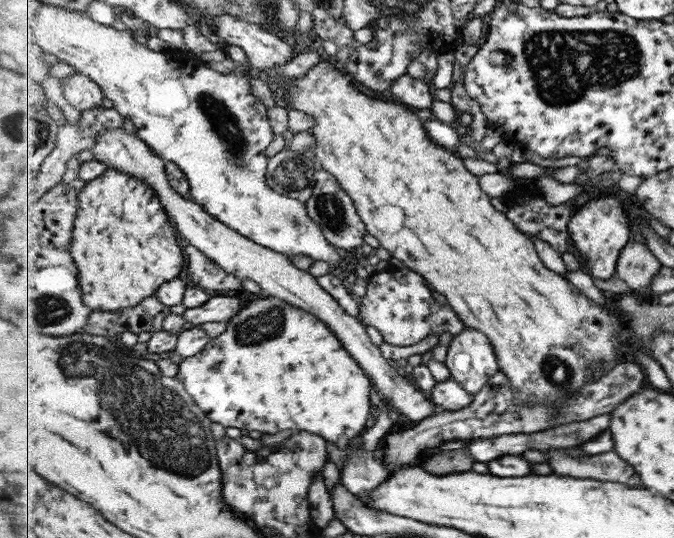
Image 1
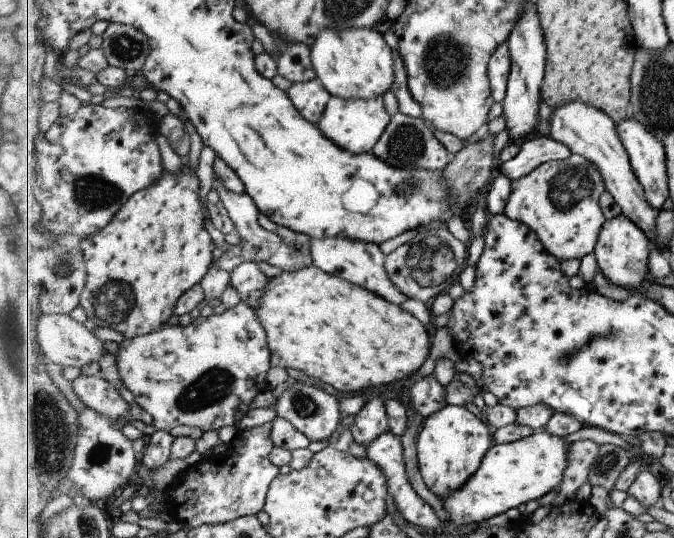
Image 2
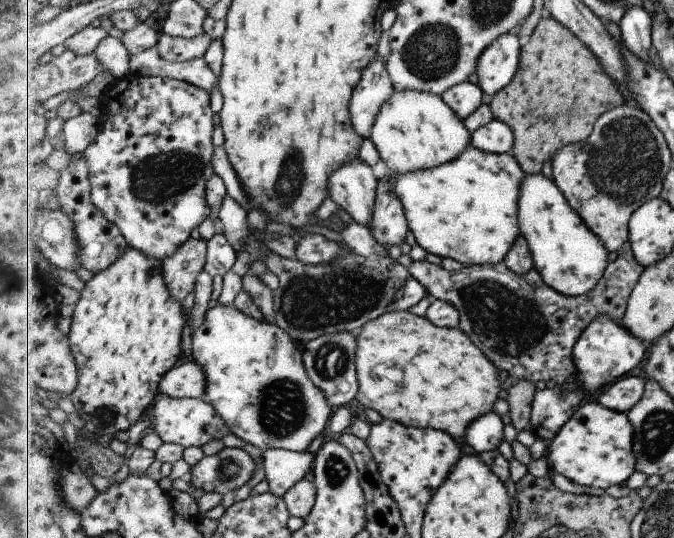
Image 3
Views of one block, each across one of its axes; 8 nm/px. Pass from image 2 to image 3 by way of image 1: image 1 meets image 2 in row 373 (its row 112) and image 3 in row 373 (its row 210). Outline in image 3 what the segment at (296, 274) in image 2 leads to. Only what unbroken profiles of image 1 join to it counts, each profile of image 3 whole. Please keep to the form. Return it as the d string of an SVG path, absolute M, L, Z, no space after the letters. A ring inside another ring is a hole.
M407 311L385 313L379 318L369 321L359 330L356 363L358 381L360 382L360 389L356 398L360 404L377 411L382 418L394 420L408 427L439 429L456 437L458 441L462 441L465 438L469 425L472 422L493 412L495 402L499 400L499 392L503 389L503 383L499 380L498 366L480 348L477 348L477 345L469 338L469 335L466 335L460 328L440 327L433 324L433 321L430 321L427 316L416 316Z

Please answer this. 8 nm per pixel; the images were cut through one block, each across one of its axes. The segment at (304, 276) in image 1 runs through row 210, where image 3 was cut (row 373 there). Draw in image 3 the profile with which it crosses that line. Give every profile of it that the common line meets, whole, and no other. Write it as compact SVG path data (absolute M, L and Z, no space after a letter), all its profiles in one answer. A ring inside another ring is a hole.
M190 357L173 367L161 381L161 392L178 399L203 399L207 389L208 380L203 366Z

